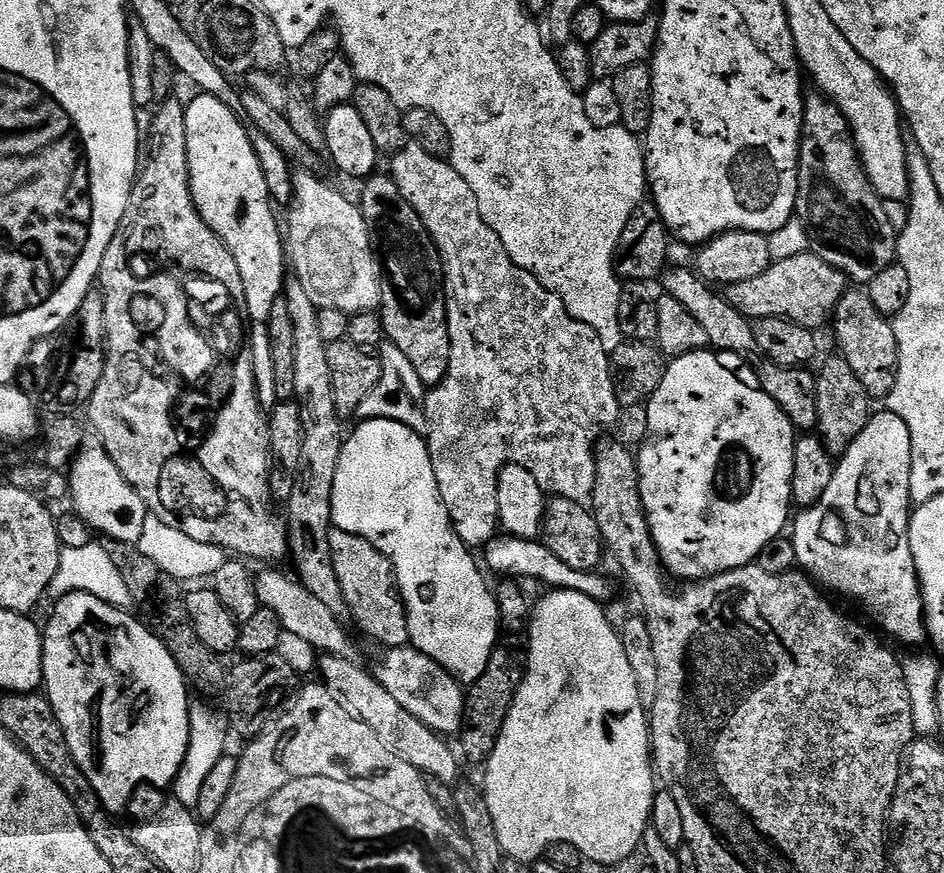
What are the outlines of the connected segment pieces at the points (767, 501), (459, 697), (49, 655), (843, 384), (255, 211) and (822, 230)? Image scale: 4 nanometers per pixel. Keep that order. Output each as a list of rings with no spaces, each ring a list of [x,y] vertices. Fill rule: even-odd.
[[[712,350],[694,351],[685,356],[675,357],[665,367],[664,377],[658,390],[654,390],[652,399],[647,401],[648,437],[645,438],[640,452],[638,448],[636,469],[640,472],[640,497],[644,512],[648,515],[648,529],[654,538],[660,562],[664,565],[667,575],[672,578],[677,576],[678,579],[684,580],[683,582],[705,580],[735,568],[745,568],[753,563],[759,557],[762,546],[766,546],[766,542],[781,535],[789,527],[788,508],[793,507],[792,479],[794,478],[794,454],[798,439],[797,429],[792,427],[790,418],[780,409],[778,402],[774,402],[774,398],[770,398],[758,386],[752,385],[751,388],[750,385],[743,384],[719,359],[723,360]]]
[[[411,646],[407,648],[390,648],[379,653],[376,665],[370,671],[378,683],[386,686],[394,699],[402,705],[402,710],[410,710],[418,722],[422,722],[431,732],[445,738],[459,733],[464,727],[465,689],[455,676],[451,676],[434,658],[422,654]]]
[[[68,592],[61,600],[55,601],[54,607],[56,609],[53,610],[52,617],[48,620],[48,629],[46,626],[42,632],[44,644],[44,683],[42,688],[62,726],[62,734],[66,734],[66,746],[70,746],[74,762],[82,770],[82,774],[86,774],[90,786],[94,786],[98,798],[104,804],[104,809],[113,814],[120,814],[120,811],[131,802],[132,795],[140,787],[142,787],[141,789],[147,786],[164,790],[175,785],[176,776],[180,773],[180,767],[186,758],[186,750],[190,742],[190,714],[188,713],[190,685],[175,662],[175,658],[171,656],[170,650],[164,645],[163,639],[147,623],[139,624],[131,616],[133,614],[131,611],[110,606],[106,602],[102,602],[102,598],[94,598],[94,594],[85,592]]]
[[[833,354],[824,365],[821,366],[820,372],[815,373],[816,378],[816,426],[815,431],[818,433],[825,450],[833,458],[843,456],[844,451],[866,430],[869,420],[874,415],[873,397],[868,395],[866,386],[858,382],[858,374],[850,370],[850,362],[846,362],[844,357],[839,354]]]
[[[196,94],[192,101],[187,101],[184,113],[186,114],[186,154],[190,166],[190,190],[194,198],[194,206],[198,214],[222,238],[226,250],[234,254],[234,262],[238,262],[238,270],[242,274],[242,286],[246,294],[246,306],[250,321],[250,347],[254,374],[257,381],[271,381],[274,362],[270,362],[270,336],[268,323],[270,322],[270,309],[274,302],[281,299],[286,283],[286,240],[282,235],[282,224],[276,221],[277,209],[269,196],[266,178],[263,177],[262,166],[259,165],[258,156],[251,146],[248,137],[248,128],[239,115],[223,105],[216,97],[205,94]]]
[[[823,94],[805,95],[804,125],[800,135],[800,165],[798,166],[798,194],[795,215],[808,231],[811,251],[818,258],[830,262],[849,281],[867,282],[896,260],[898,233],[883,210],[883,200],[871,184],[860,163],[860,155],[853,144],[852,129],[840,113],[839,107]]]

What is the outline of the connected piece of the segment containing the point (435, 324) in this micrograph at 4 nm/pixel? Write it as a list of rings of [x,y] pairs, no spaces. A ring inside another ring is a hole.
[[[373,174],[363,181],[364,193],[358,199],[358,207],[366,222],[372,250],[380,265],[380,306],[379,314],[384,323],[386,340],[398,346],[409,358],[415,373],[424,383],[425,389],[431,390],[446,378],[450,366],[450,330],[448,329],[448,299],[444,296],[444,267],[440,251],[434,238],[426,230],[418,210],[402,198],[402,190],[393,182],[391,175]]]

